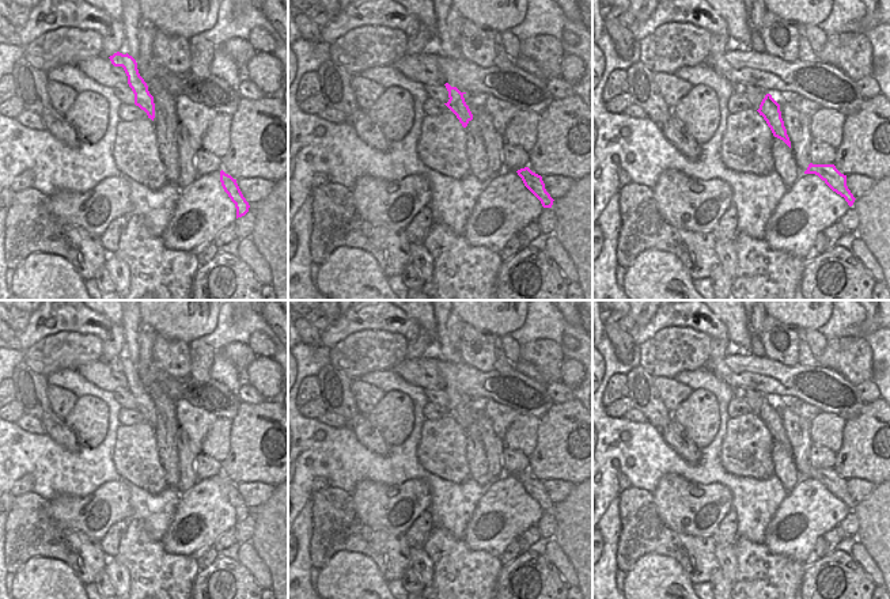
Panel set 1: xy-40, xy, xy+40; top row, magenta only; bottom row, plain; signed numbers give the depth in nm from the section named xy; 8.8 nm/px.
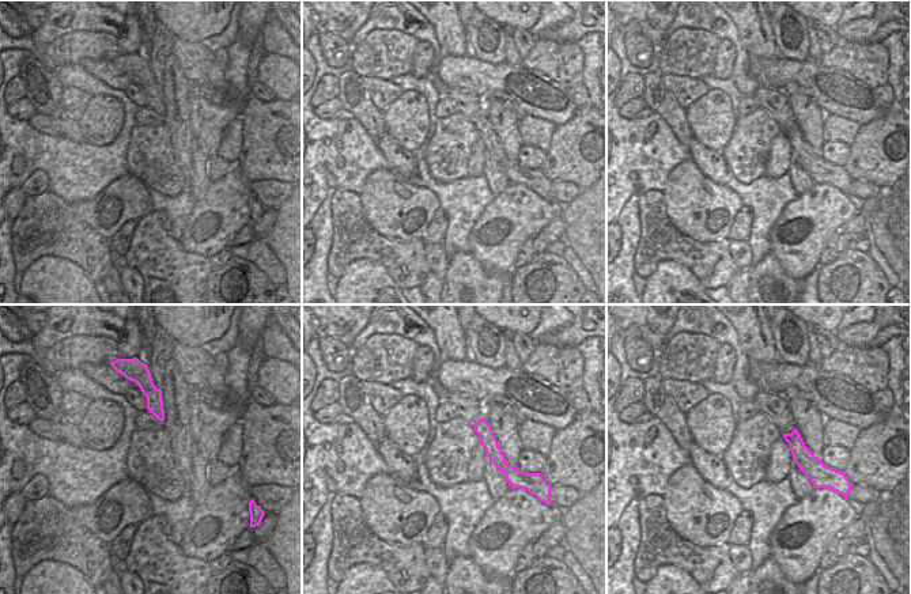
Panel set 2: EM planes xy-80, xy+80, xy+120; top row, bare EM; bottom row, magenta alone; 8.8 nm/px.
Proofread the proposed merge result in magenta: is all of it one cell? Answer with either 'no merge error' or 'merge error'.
no merge error

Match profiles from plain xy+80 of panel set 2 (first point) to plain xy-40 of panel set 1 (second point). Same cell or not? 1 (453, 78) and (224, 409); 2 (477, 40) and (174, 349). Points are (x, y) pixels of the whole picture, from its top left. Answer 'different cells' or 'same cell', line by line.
1: same cell
2: same cell

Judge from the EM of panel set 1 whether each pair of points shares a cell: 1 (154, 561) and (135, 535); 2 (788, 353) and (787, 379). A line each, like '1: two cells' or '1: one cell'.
1: one cell
2: two cells

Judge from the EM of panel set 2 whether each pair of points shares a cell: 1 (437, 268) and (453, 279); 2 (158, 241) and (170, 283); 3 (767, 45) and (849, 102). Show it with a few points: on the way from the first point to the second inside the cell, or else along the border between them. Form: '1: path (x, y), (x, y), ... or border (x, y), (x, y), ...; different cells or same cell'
1: border (449, 260), (442, 280); different cells
2: path (158, 252), (158, 257), (169, 272); same cell
3: border (779, 56), (751, 59); different cells

